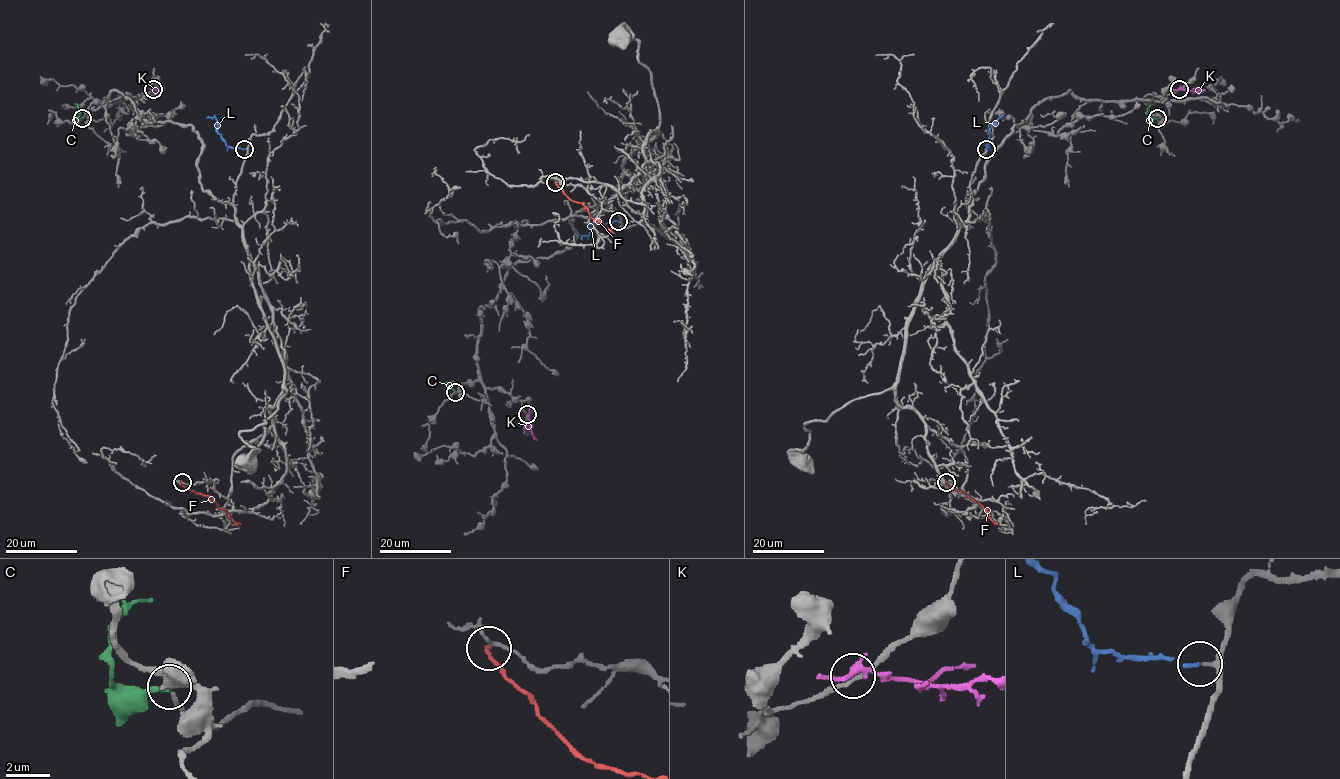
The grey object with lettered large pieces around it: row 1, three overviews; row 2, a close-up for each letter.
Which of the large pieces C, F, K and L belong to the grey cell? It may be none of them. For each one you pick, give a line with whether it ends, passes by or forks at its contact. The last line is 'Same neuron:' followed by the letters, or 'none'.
L: it ends
Same neuron: L

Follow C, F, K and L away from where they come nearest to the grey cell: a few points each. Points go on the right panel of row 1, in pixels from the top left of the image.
C: (1156, 117), (1147, 117), (1147, 109), (1154, 103)
F: (946, 482), (979, 503), (997, 523)
K: (1179, 90), (1205, 90)
L: (986, 149), (989, 127), (999, 117), (1004, 117)

